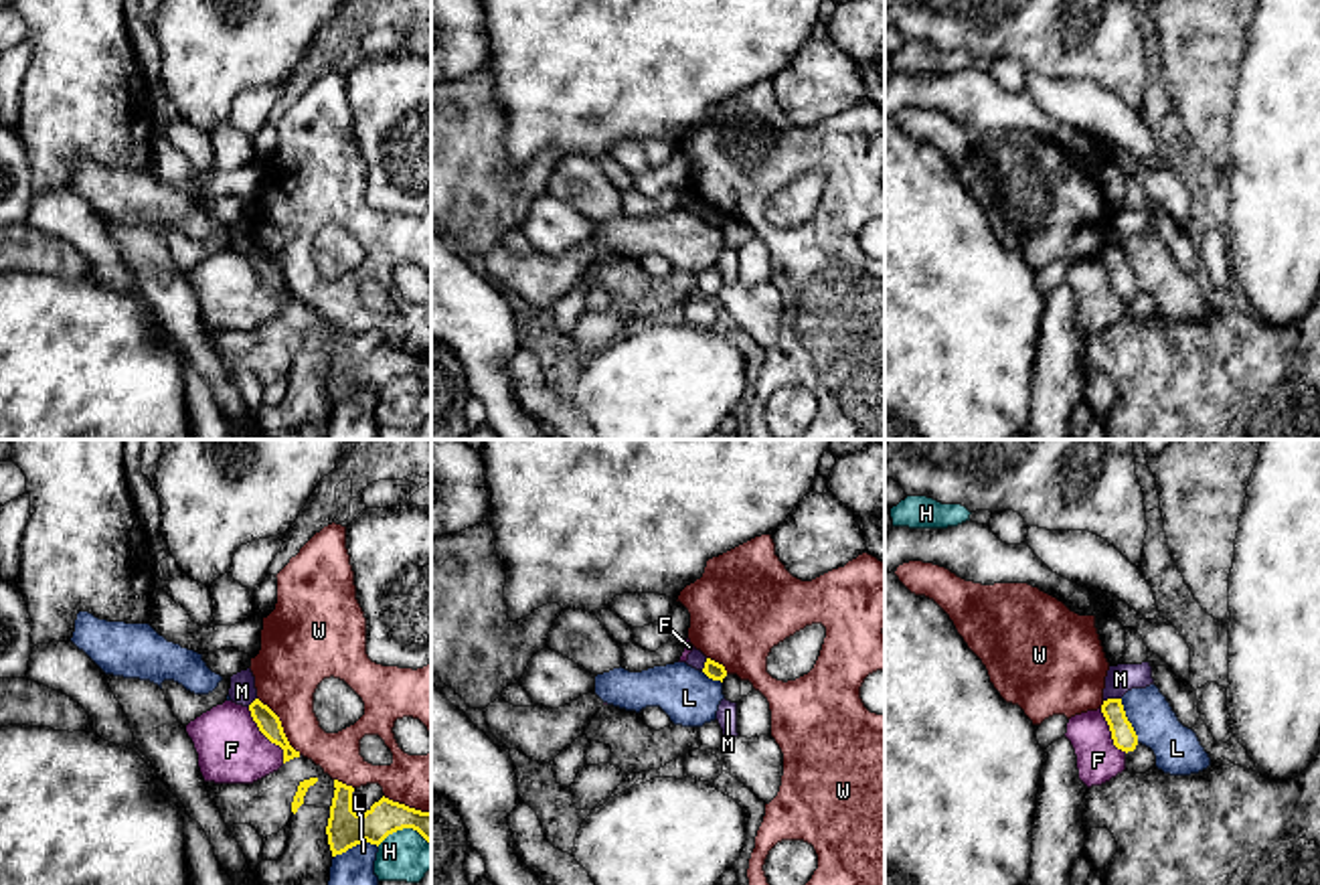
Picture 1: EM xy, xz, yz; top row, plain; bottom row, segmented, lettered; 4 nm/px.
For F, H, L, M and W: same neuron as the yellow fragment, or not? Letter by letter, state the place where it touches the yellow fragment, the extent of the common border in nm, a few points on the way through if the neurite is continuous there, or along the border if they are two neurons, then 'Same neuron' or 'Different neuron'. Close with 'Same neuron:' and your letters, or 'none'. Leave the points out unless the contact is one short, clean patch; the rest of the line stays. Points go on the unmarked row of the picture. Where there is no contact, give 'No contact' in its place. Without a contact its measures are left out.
F: Touches yellow at xy (266, 282). Shared border 260 nm. Different neuron
H: Touches yellow at xy (403, 373). Shared border 220 nm. Different neuron
L: Touches yellow at xy (355, 391). Shared border 180 nm. Different neuron
M: Touches yellow at yz (1112, 246). Shared border 70 nm. Boundary: yz (1120, 244), (1104, 248). Different neuron
W: Touches yellow at xy (280, 272). Shared border 280 nm. Different neuron
Same neuron: none

